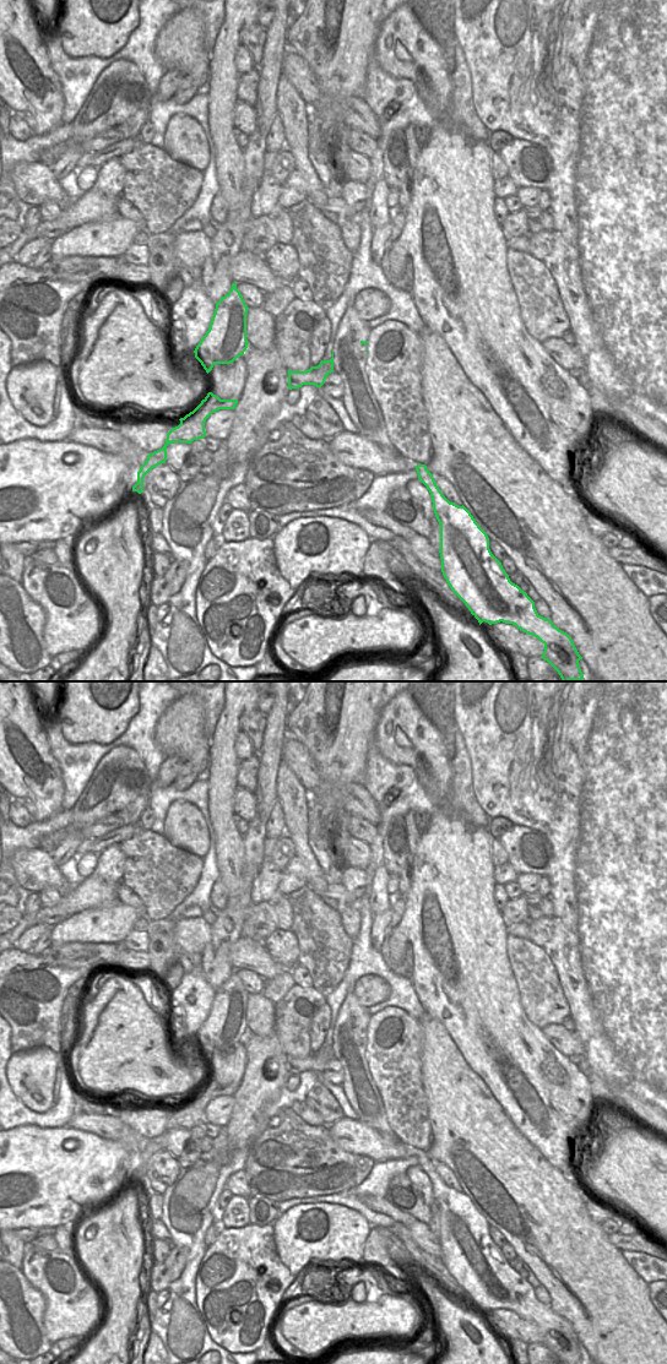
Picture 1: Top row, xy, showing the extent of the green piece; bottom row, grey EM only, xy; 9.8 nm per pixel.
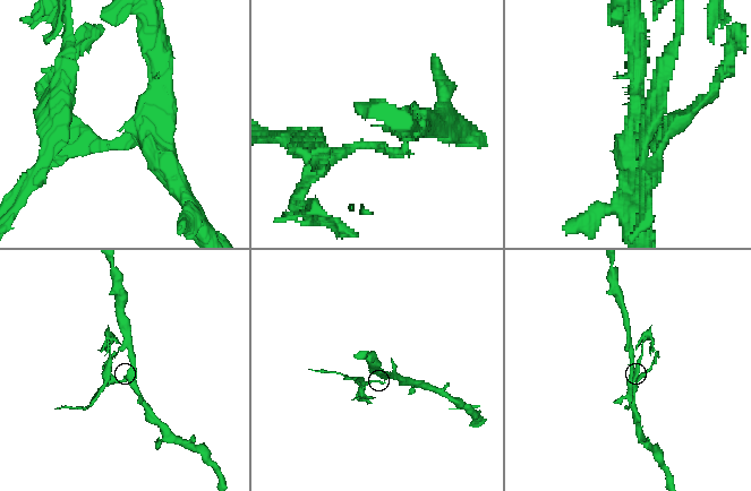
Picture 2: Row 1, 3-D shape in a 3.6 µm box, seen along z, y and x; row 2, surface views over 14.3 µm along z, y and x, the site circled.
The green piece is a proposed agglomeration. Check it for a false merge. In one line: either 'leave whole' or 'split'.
leave whole

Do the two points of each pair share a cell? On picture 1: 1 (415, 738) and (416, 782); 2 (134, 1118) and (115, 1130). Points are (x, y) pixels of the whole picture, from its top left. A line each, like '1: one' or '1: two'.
1: one
2: two

